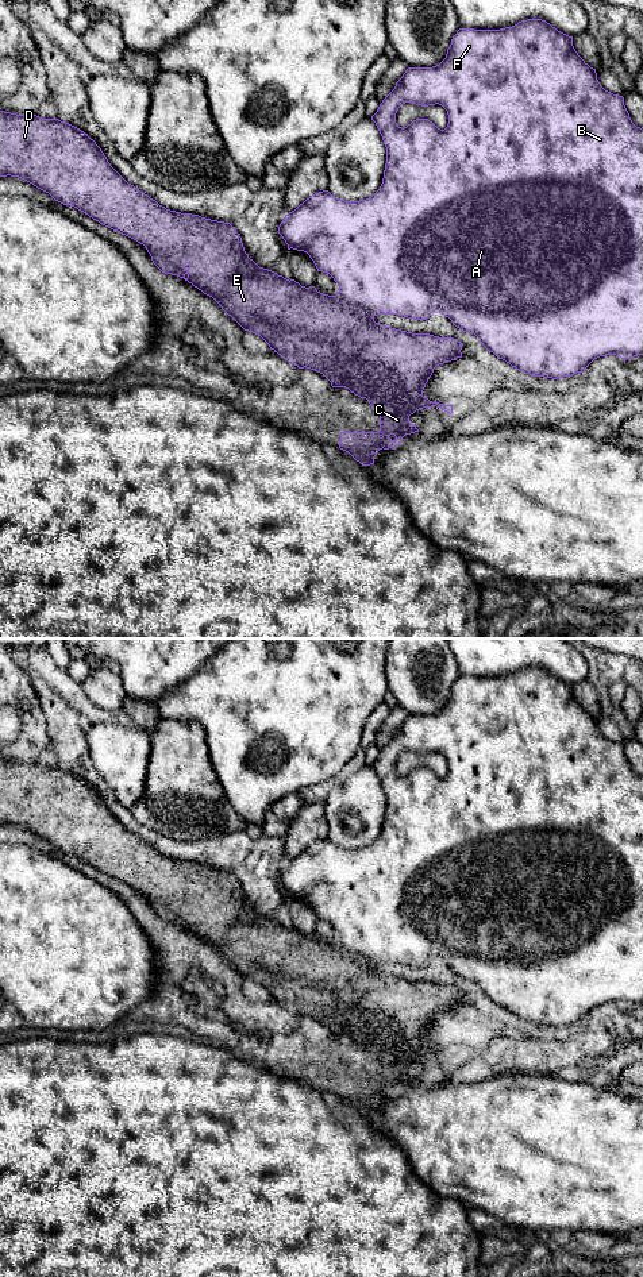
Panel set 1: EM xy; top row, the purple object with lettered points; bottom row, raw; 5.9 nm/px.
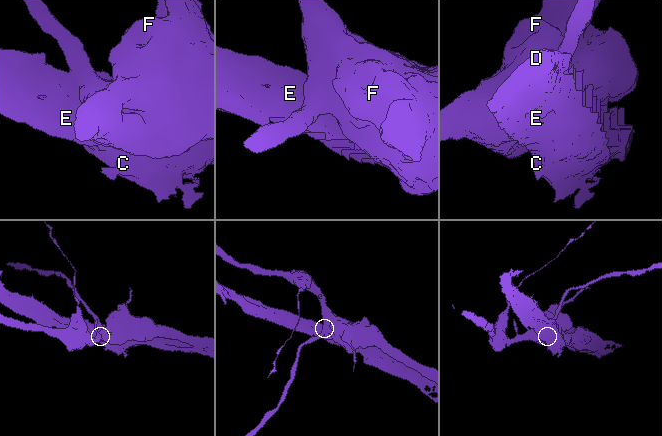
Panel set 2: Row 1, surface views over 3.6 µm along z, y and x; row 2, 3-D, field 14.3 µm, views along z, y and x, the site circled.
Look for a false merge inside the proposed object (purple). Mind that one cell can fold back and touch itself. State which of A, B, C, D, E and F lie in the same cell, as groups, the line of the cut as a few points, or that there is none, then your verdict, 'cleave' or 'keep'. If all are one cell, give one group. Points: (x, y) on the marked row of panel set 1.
groups A B F / C D E; cut xy (334, 296), (372, 317); cleave

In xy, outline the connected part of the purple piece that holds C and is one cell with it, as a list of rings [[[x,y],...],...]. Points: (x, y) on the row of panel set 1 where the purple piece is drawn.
[[[0,111],[0,177],[19,177],[49,193],[55,201],[77,208],[100,224],[118,231],[143,244],[153,263],[165,274],[184,278],[204,294],[212,297],[222,309],[245,331],[261,336],[278,355],[299,369],[311,369],[323,374],[332,387],[346,387],[355,396],[366,398],[380,410],[378,432],[340,432],[339,448],[349,452],[362,466],[374,463],[380,450],[396,448],[405,435],[419,432],[409,423],[409,416],[423,408],[436,406],[453,413],[453,405],[432,402],[423,390],[434,369],[462,358],[462,343],[453,337],[430,333],[412,333],[374,321],[339,301],[323,294],[315,286],[301,286],[277,273],[259,267],[245,251],[236,229],[224,221],[211,220],[192,213],[166,209],[155,200],[128,184],[108,162],[101,148],[80,128],[58,119],[42,119],[36,115],[16,115]]]

